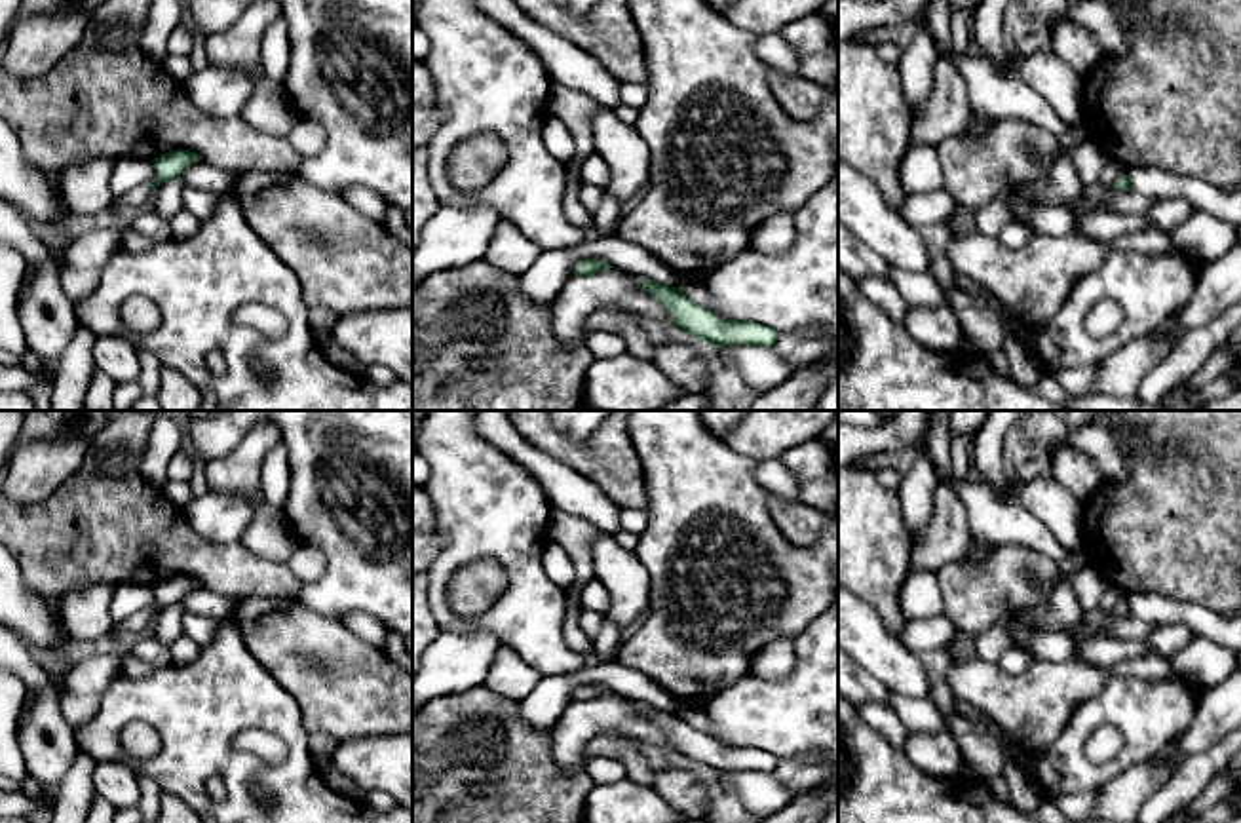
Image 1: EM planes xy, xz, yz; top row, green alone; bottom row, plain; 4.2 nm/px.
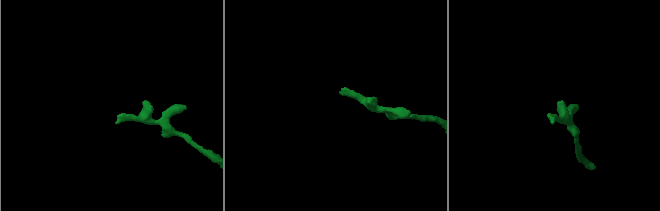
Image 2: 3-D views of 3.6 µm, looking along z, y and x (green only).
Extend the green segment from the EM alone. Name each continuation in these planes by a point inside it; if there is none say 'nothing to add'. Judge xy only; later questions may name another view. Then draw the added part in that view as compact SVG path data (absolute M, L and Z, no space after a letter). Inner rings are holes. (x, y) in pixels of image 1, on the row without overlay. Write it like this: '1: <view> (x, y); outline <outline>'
1: xy (133, 624); outline M150 610L129 616L125 622L112 623L110 637L127 637L139 633L154 618Z

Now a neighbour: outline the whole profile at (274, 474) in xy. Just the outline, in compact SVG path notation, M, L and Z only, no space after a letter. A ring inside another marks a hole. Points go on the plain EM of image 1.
M277 443L266 452L260 468L260 488L264 500L274 507L283 509L289 483L291 469L287 464L287 450L283 443Z

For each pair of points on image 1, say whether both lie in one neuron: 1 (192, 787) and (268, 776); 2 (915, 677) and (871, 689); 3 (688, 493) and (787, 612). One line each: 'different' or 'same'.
1: same
2: different
3: same

